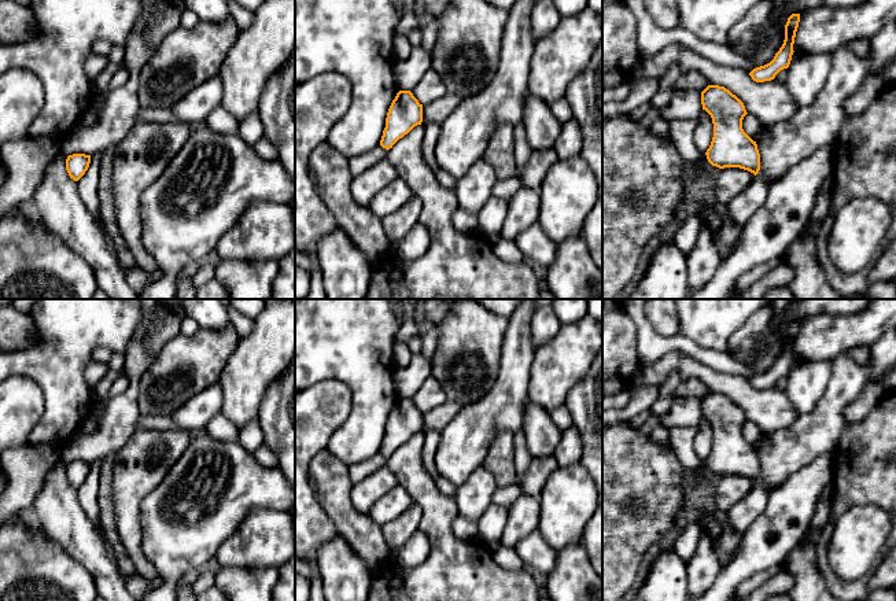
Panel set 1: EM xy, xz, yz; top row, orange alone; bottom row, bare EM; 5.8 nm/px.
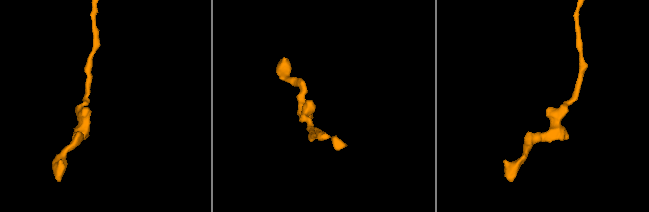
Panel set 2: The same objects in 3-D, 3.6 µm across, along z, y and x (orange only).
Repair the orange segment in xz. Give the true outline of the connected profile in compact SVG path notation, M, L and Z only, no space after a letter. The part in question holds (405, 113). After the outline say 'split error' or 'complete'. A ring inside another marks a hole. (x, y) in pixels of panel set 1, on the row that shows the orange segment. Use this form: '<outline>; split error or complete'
M399 91L388 108L380 145L386 150L392 148L399 139L421 122L423 104L410 91Z; complete

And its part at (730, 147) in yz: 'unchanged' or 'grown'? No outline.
unchanged

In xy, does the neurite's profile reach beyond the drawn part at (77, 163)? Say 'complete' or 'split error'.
complete

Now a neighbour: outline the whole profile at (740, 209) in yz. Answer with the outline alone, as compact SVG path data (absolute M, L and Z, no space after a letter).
M755 177L741 193L726 204L729 218L742 228L766 203L767 192L768 184Z

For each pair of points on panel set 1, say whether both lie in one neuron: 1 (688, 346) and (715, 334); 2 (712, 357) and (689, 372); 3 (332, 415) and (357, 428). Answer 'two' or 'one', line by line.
1: two
2: two
3: two

